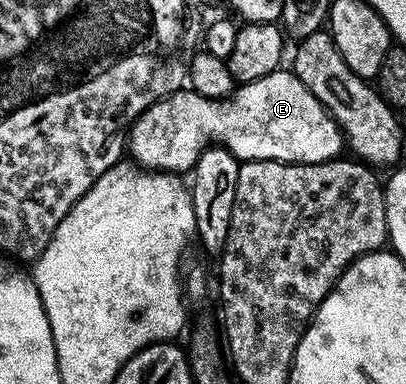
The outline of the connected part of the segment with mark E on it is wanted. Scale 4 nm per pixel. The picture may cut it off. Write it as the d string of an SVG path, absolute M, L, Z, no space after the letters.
M293 71L269 72L264 78L235 87L222 100L204 98L193 90L179 90L158 100L137 117L128 133L127 147L131 159L147 171L186 174L194 167L200 154L211 146L227 148L239 162L248 160L279 160L285 164L319 164L341 157L344 137L341 128L319 100L300 82Z

